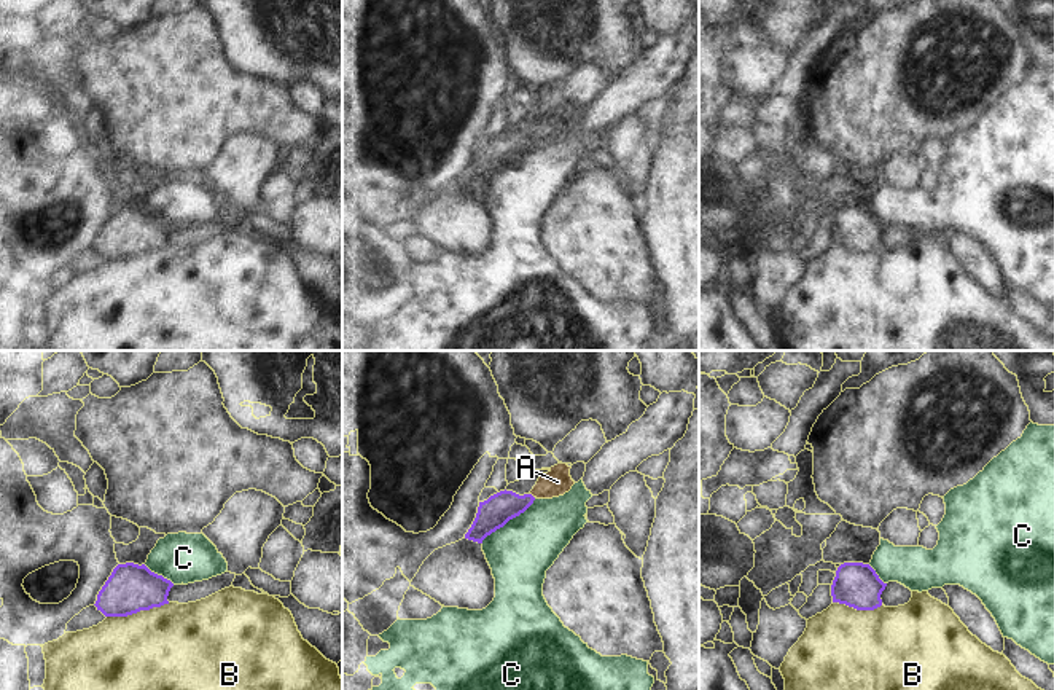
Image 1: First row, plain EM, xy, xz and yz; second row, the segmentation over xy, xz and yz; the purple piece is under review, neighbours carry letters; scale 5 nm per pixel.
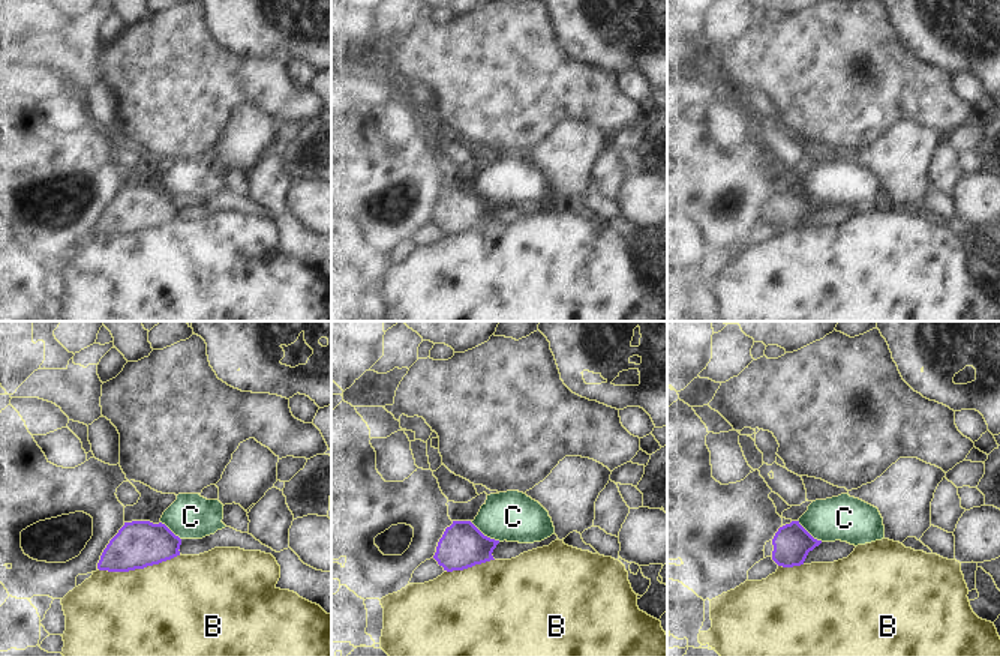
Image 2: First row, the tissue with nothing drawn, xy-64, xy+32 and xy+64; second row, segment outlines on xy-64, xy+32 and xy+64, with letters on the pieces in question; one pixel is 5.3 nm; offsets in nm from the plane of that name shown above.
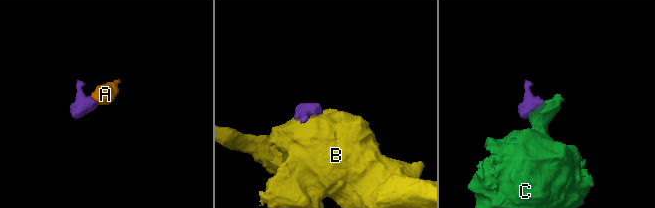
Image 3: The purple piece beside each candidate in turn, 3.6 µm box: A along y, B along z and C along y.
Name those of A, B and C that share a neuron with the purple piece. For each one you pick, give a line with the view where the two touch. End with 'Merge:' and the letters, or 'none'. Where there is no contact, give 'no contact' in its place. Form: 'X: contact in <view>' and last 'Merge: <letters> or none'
A: contact in xz
Merge: A

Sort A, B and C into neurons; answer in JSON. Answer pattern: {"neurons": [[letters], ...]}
{"neurons": [["A"], ["B"], ["C"]]}

